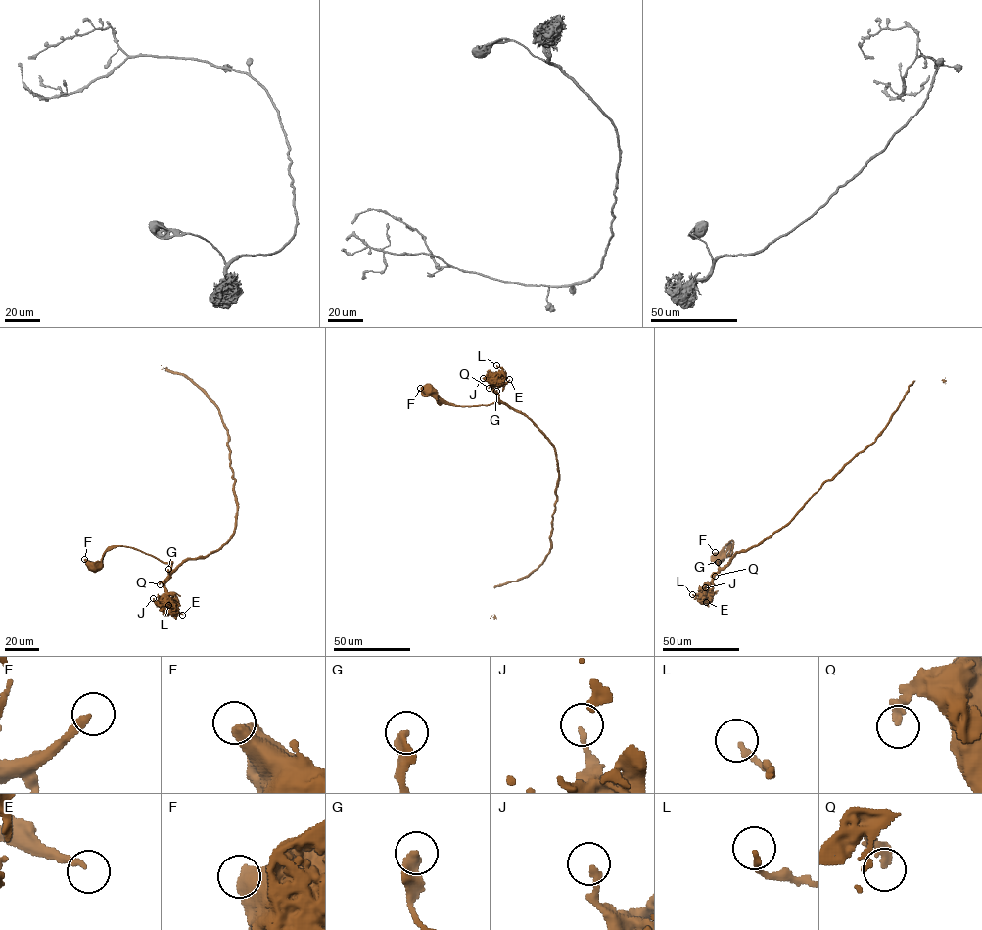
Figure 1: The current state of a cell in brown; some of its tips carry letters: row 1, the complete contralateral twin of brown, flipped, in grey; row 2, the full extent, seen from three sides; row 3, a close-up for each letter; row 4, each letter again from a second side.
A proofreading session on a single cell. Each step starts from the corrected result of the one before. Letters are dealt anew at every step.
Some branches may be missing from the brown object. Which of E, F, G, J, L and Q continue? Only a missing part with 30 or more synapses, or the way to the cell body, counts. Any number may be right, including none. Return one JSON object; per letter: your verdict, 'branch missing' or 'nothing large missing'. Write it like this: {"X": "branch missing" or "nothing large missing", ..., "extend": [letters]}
{"E": "nothing large missing", "F": "nothing large missing", "G": "nothing large missing", "J": "nothing large missing", "L": "nothing large missing", "Q": "nothing large missing", "extend": []}

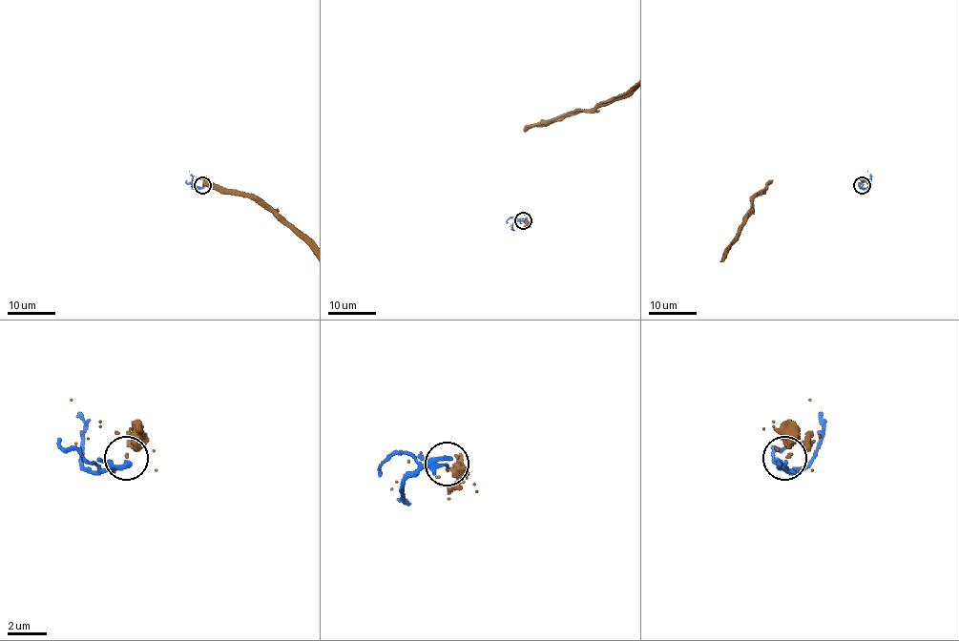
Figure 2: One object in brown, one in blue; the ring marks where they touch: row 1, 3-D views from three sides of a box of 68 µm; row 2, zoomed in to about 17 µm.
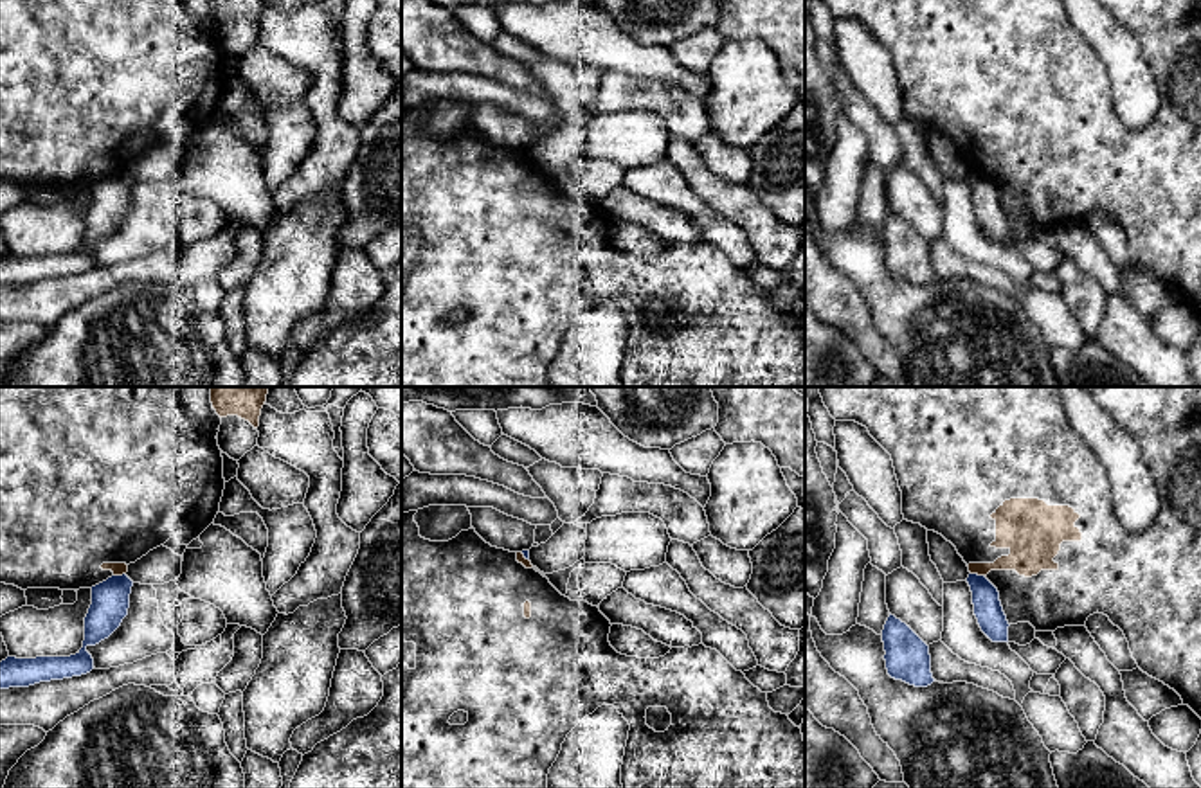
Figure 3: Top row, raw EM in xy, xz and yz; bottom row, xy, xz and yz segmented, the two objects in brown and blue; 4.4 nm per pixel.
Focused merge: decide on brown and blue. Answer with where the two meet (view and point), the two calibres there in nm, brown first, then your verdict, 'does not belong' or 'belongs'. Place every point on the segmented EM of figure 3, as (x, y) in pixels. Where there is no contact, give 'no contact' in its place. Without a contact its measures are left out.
yz (978, 574) | 180/130 nm | does not belong

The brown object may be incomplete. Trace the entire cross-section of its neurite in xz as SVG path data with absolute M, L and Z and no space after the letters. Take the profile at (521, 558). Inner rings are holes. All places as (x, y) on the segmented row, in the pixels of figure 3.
M418 511L402 513L402 788L547 788L547 774L567 734L601 705L614 705L628 721L628 739L621 765L623 788L805 788L805 739L787 714L769 707L767 693L754 687L717 649L699 646L672 648L659 658L637 658L618 653L610 642L610 621L587 601L571 601L547 578L537 572L522 552L510 552L486 543L475 529L461 531L448 542L420 536ZM648 707L666 707L672 725L655 732L646 725ZM465 711L465 725L450 725L454 712Z

